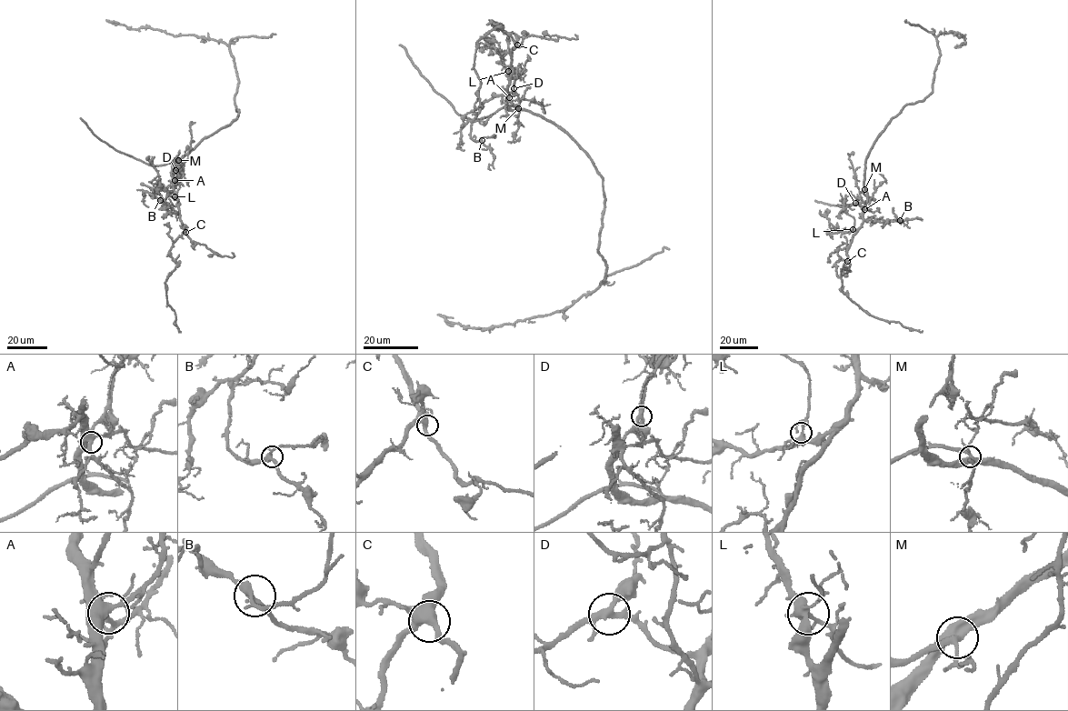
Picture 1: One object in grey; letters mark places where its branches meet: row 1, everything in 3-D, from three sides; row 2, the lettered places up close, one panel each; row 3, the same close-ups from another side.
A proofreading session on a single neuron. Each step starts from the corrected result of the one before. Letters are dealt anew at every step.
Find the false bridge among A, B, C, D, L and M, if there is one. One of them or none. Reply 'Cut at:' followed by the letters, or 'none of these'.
Cut at: none of these

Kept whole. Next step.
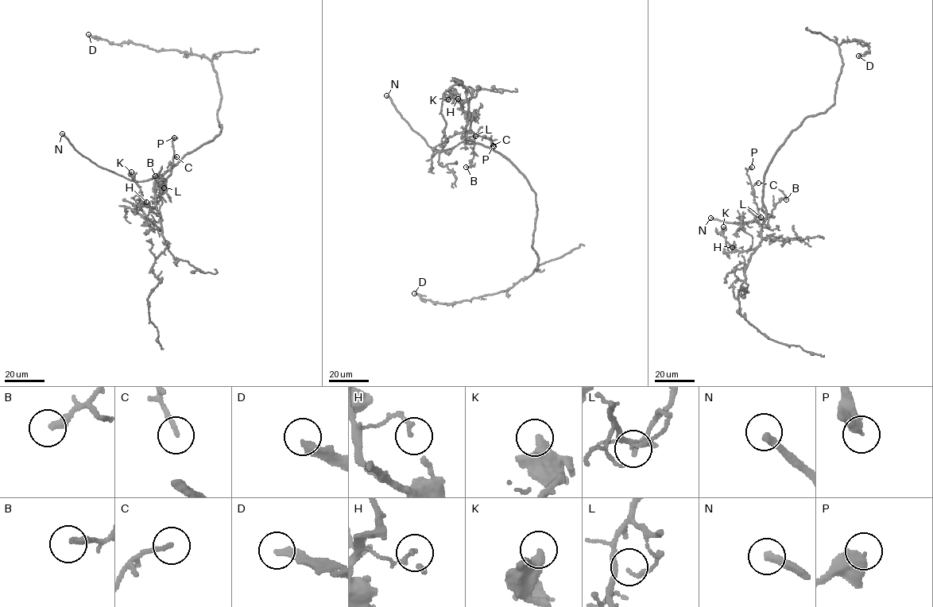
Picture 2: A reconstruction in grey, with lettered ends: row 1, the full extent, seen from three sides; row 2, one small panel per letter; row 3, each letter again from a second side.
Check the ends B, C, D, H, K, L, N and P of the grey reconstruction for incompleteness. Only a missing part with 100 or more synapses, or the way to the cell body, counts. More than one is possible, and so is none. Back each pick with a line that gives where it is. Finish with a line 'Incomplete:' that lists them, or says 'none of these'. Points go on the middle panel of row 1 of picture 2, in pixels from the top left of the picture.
D: Place: (414, 293)
N: Place: (386, 95)
Incomplete: D, N

